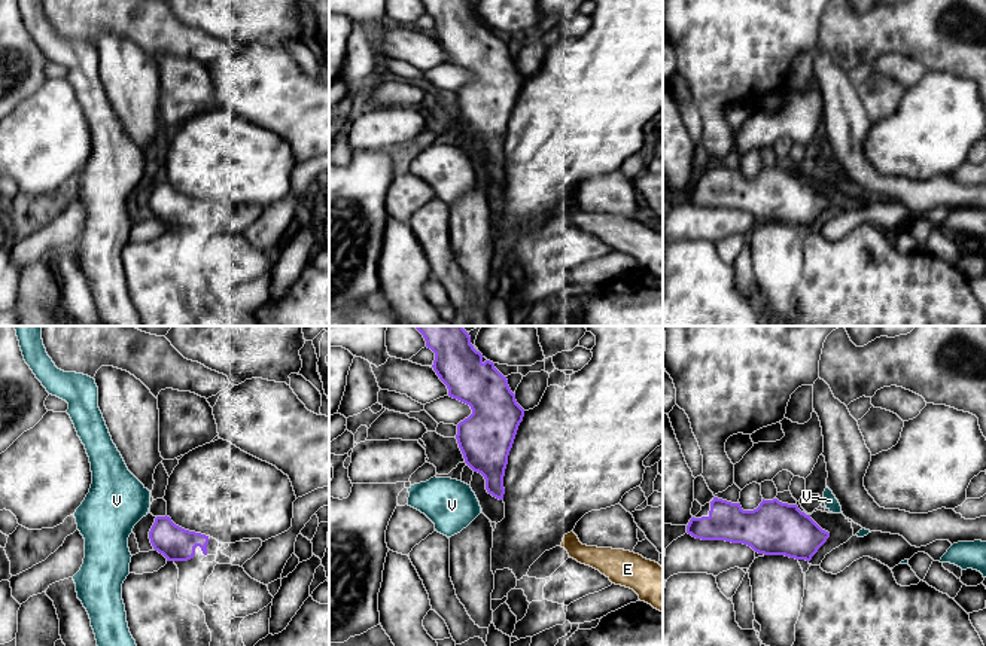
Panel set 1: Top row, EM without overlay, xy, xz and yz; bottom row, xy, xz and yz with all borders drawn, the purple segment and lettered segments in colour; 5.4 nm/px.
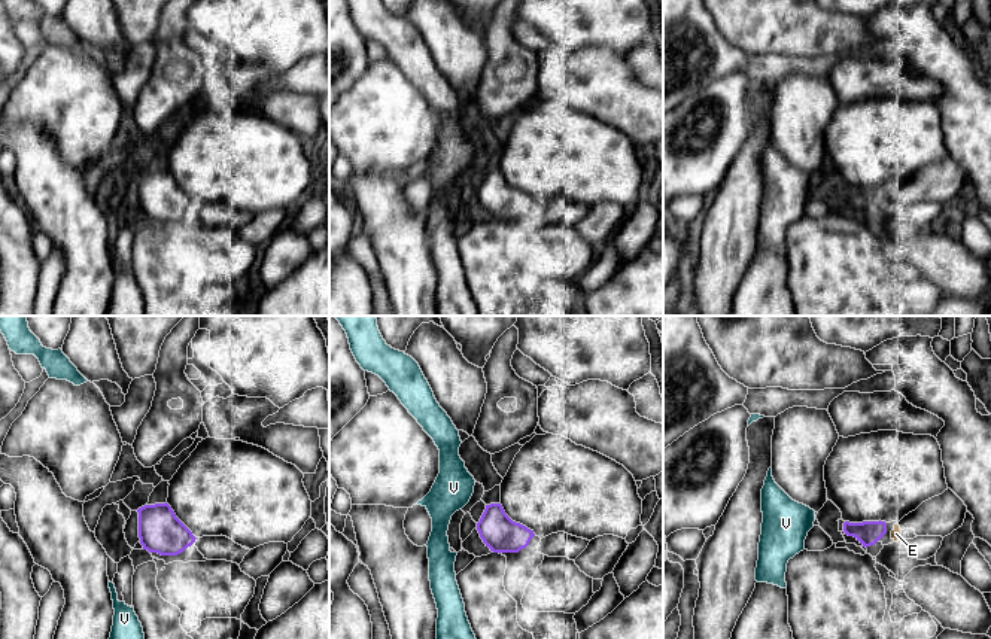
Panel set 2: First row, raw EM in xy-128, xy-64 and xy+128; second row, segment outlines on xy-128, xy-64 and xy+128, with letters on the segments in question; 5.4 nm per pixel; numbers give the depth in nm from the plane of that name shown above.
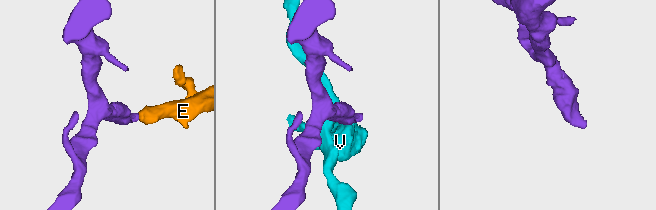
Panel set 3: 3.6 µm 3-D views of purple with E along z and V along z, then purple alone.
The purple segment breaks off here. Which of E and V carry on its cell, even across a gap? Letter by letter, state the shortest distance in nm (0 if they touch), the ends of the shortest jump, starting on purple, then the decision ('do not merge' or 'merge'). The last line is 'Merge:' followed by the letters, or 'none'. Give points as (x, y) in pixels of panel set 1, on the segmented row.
E: 380 nm apart; from purple across xz (502, 499), (565, 535); merge
V: 50 nm apart; from purple across xy (155, 518), (146, 514); do not merge
Merge: E

